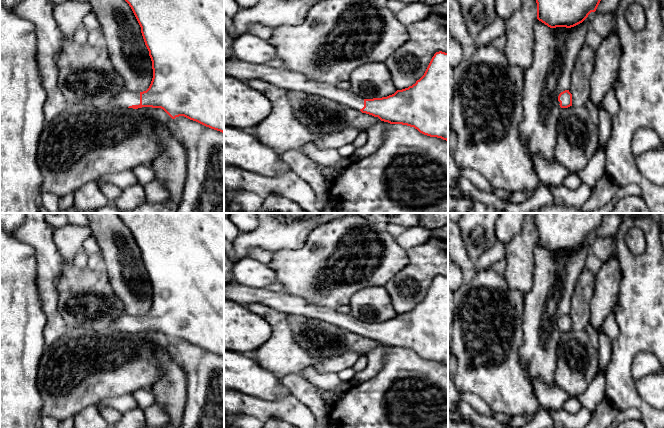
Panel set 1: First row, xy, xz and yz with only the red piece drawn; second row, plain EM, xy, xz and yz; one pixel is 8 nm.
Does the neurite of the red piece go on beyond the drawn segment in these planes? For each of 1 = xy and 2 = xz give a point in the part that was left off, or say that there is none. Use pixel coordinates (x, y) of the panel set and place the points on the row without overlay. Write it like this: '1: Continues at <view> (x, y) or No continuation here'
1: Continues at xy (124, 323)
2: Continues at xz (282, 302)

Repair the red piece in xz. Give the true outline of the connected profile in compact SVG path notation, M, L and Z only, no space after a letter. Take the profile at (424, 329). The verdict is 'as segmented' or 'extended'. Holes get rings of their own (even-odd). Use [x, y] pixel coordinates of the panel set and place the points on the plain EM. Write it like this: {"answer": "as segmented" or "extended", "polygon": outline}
{"answer": "extended", "polygon": "M439 275L432 281L424 299L408 312L397 314L394 318L382 322L363 323L350 313L341 314L336 310L313 305L301 297L286 292L273 292L266 288L255 289L233 281L224 284L224 299L239 304L260 303L286 315L305 316L336 325L362 337L378 341L390 348L402 348L414 351L420 357L448 365L448 277Z"}

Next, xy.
{"answer": "extended", "polygon": "M117 213L117 215L129 228L141 251L141 257L152 285L153 302L146 315L139 317L125 313L114 321L111 328L133 333L142 331L161 332L172 343L184 340L224 357L224 213Z"}

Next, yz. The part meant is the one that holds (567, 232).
{"answer": "as segmented", "polygon": "M536 213L537 243L550 252L571 252L595 236L608 213Z"}

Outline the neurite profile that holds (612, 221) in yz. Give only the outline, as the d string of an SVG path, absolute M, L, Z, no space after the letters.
M607 213L600 225L596 237L615 237L623 219L618 213Z

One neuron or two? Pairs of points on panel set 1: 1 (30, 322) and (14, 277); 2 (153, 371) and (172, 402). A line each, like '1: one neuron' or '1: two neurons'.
1: one neuron
2: two neurons

